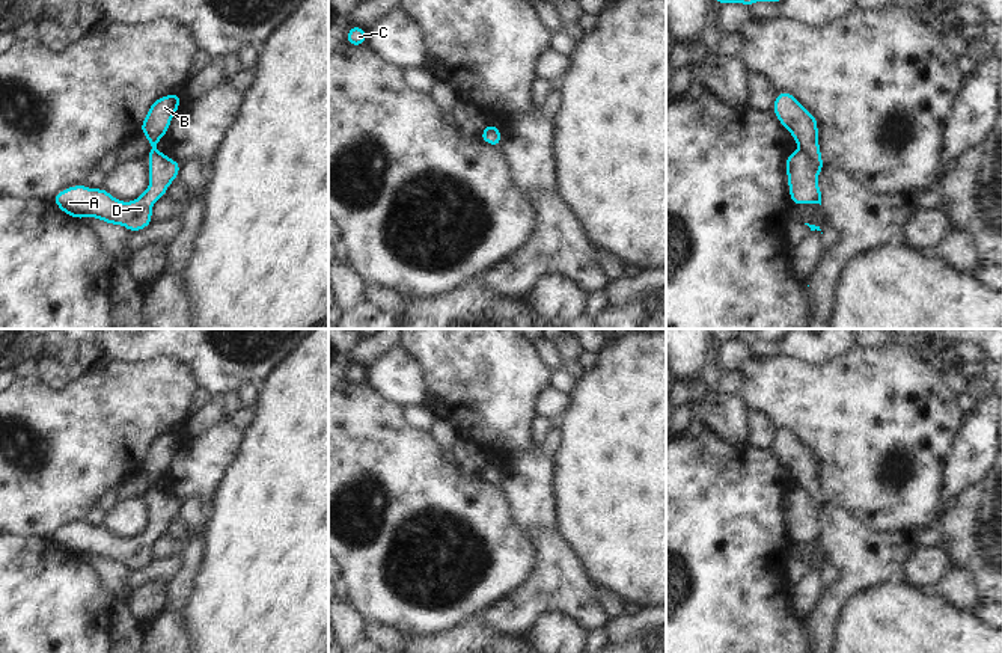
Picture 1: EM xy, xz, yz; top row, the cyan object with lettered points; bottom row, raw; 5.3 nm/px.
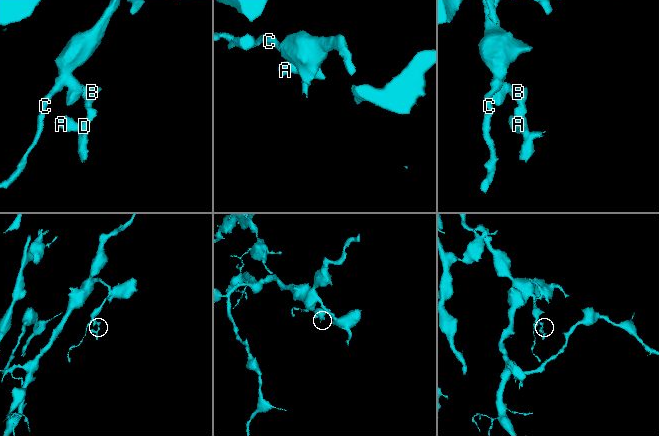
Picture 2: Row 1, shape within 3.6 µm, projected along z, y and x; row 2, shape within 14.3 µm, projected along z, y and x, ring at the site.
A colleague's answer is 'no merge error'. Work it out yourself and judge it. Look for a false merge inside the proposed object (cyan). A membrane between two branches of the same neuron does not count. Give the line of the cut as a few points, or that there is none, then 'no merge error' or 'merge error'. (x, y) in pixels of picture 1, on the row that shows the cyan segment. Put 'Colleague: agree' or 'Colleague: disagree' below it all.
cut in yz along (799, 148), (811, 169), (817, 174); merge error
Colleague: disagree

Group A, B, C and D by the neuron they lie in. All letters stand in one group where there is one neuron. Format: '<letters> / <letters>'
A D / B C

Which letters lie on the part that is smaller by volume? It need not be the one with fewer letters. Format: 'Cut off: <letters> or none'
Cut off: A, D

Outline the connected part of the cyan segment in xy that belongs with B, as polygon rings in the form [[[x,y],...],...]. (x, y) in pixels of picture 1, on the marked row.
[[[170,94],[151,104],[143,122],[140,124],[140,130],[146,136],[151,151],[154,151],[157,143],[166,136],[181,101],[182,98],[179,94]]]

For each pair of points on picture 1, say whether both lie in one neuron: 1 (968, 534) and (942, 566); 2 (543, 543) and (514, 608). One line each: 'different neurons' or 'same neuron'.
1: different neurons
2: same neuron

